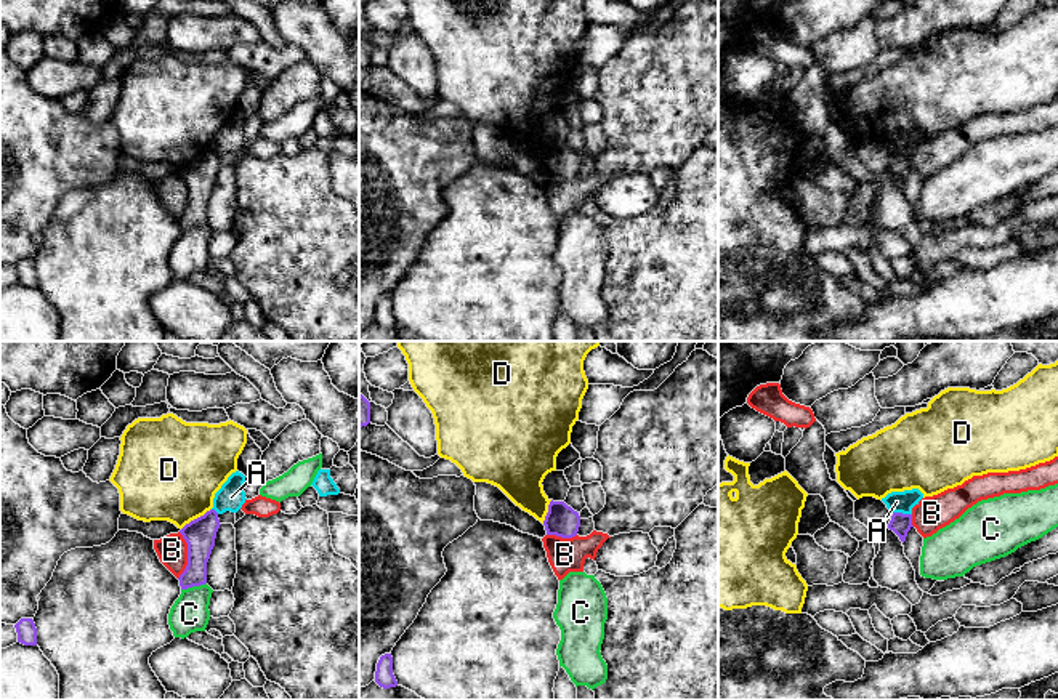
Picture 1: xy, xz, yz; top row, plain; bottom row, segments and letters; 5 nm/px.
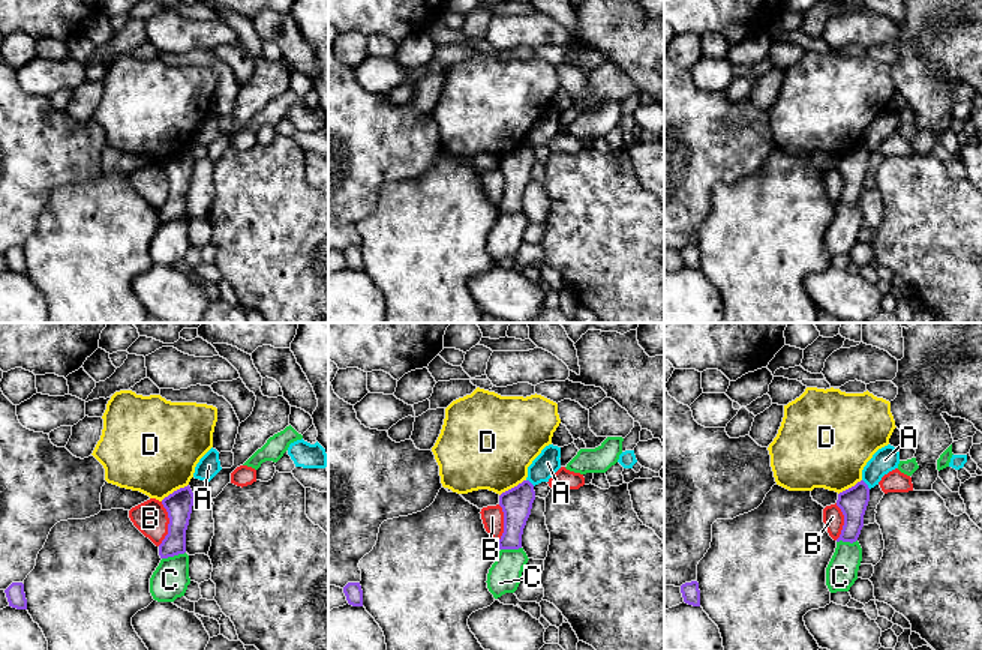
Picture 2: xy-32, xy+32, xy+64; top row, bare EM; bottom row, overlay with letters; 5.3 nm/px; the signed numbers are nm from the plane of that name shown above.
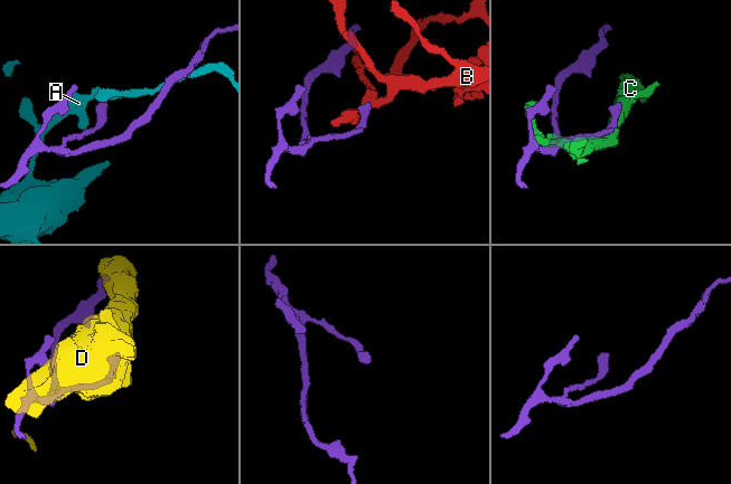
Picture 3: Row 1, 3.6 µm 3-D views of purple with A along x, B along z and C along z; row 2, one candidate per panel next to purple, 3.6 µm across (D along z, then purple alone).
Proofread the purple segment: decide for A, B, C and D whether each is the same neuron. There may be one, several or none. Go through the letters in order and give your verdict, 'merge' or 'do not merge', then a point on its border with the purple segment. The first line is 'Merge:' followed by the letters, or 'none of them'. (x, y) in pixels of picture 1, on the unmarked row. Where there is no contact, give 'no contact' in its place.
Merge: none of them
A: do not merge; contact yz (901, 154)
B: do not merge; contact xy (188, 197)
C: do not merge; contact xy (193, 226)
D: do not merge; contact xy (197, 159)

